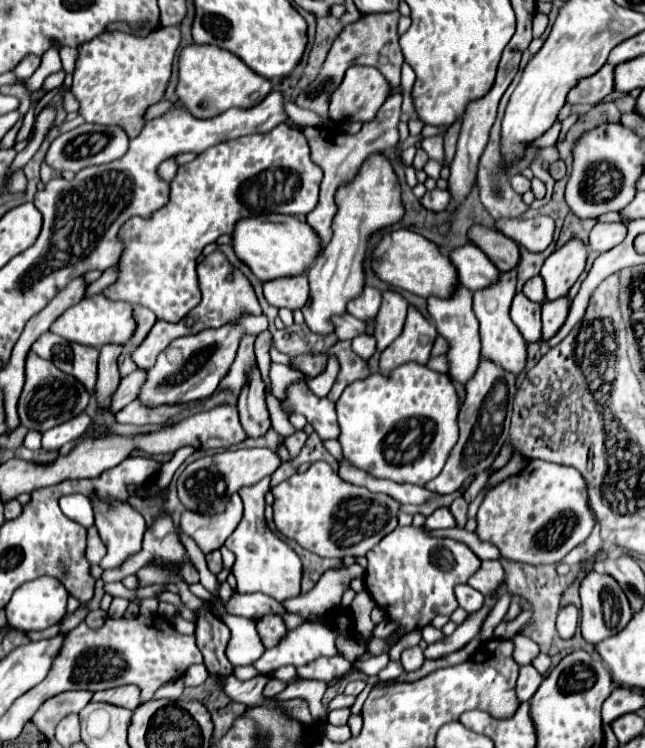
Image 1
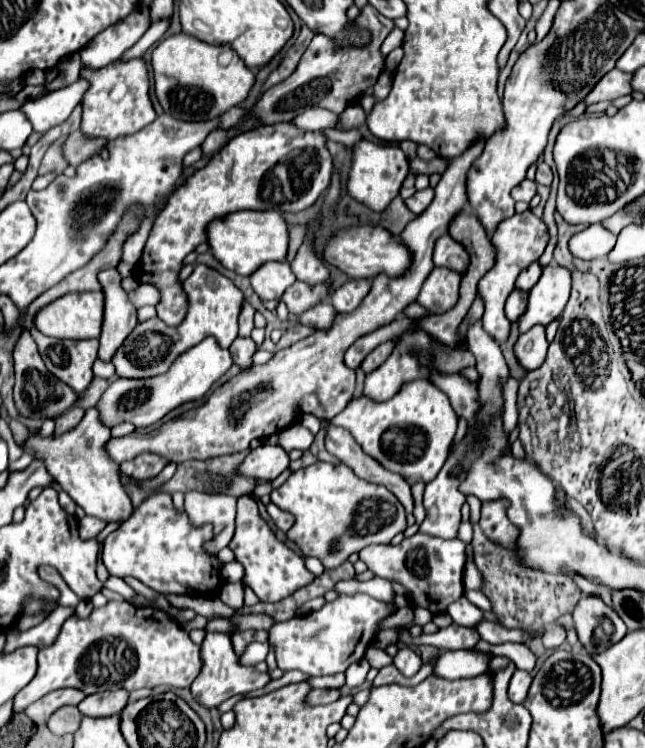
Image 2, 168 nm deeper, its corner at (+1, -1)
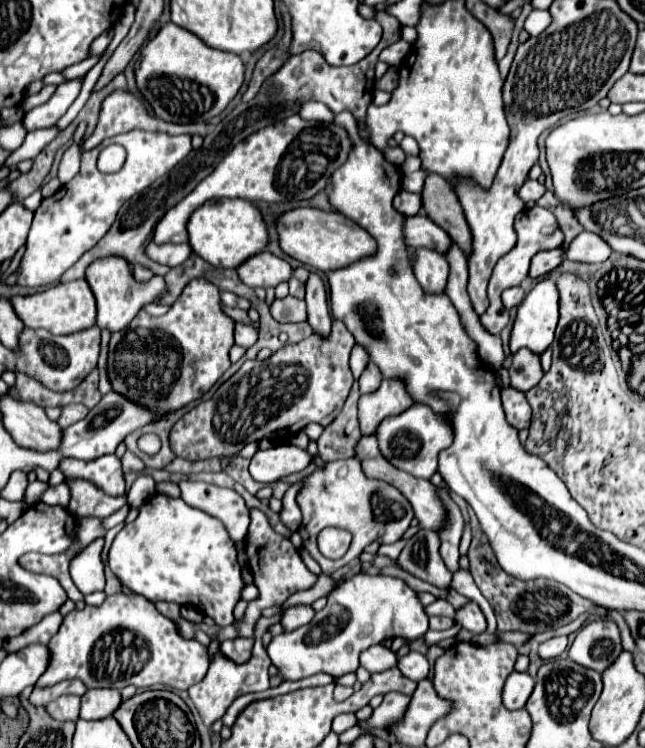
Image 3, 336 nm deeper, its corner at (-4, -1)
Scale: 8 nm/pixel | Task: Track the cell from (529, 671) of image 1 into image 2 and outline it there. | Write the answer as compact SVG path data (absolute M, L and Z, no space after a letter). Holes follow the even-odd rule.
M516 670L516 674L510 680L510 686L508 686L508 698L514 704L522 704L526 694L528 694L530 684L532 684L532 676L528 672L524 672L524 670Z

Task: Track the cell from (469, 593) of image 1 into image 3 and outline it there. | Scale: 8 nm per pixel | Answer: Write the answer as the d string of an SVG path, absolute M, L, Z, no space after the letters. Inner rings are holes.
M469 602L469 604L461 606L459 610L455 610L455 622L461 624L463 630L469 630L473 634L481 634L487 628L485 616L475 602Z

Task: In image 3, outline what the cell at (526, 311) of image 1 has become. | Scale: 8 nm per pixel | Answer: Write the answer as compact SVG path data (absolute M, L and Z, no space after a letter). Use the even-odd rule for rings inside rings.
M519 286L509 288L509 290L505 290L505 292L503 292L503 304L505 304L505 308L507 308L507 310L517 308L517 306L523 302L523 298L525 298L525 290L523 290L523 288L519 288Z

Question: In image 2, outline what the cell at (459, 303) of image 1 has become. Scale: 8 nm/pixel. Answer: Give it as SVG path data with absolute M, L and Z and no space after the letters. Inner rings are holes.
M434 268L430 272L430 278L426 278L426 282L422 284L418 302L432 314L442 314L458 302L458 286L460 286L458 272Z

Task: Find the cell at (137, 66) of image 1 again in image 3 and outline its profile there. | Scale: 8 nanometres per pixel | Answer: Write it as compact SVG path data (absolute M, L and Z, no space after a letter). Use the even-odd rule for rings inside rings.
M113 90L101 104L101 112L99 112L99 122L93 130L93 134L83 142L83 150L91 150L95 146L99 146L105 138L111 138L111 136L117 136L121 132L127 132L127 130L135 130L141 126L141 130L149 130L149 128L143 128L147 122L149 122L151 114L147 112L147 108L143 106L143 102L129 90Z

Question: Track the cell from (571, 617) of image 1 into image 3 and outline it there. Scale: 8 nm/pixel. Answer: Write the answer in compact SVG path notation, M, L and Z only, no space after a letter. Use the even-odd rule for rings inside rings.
M553 636L539 646L539 656L543 660L553 660L567 650L567 636Z

